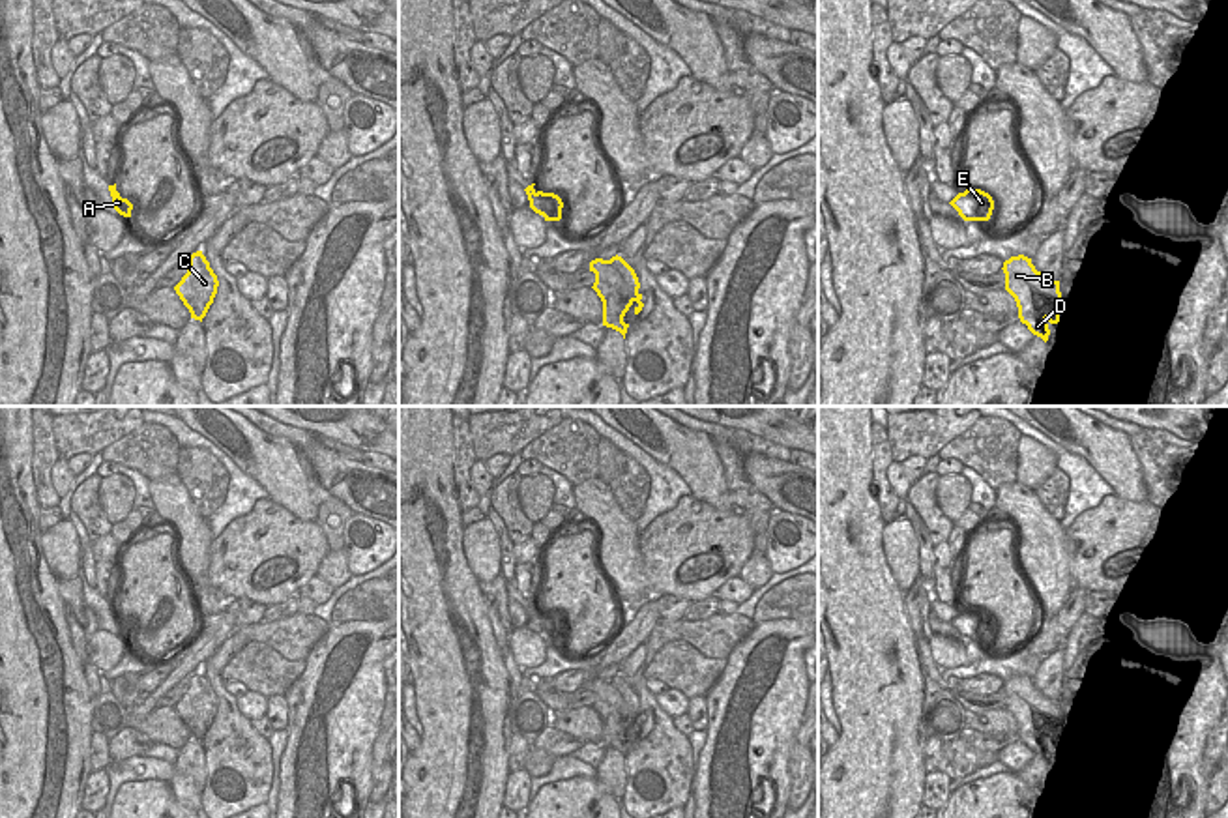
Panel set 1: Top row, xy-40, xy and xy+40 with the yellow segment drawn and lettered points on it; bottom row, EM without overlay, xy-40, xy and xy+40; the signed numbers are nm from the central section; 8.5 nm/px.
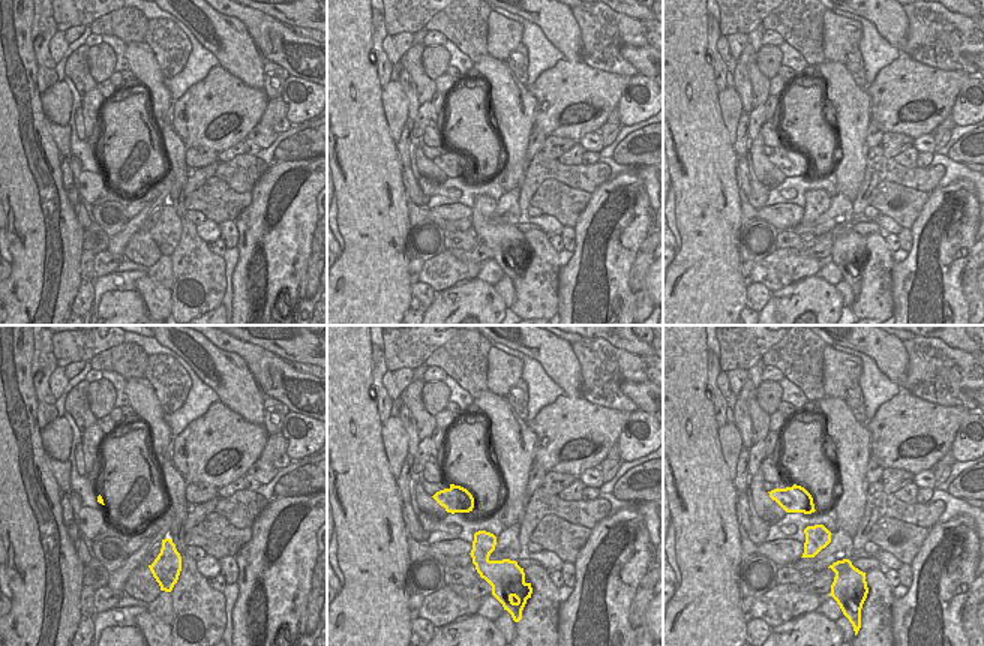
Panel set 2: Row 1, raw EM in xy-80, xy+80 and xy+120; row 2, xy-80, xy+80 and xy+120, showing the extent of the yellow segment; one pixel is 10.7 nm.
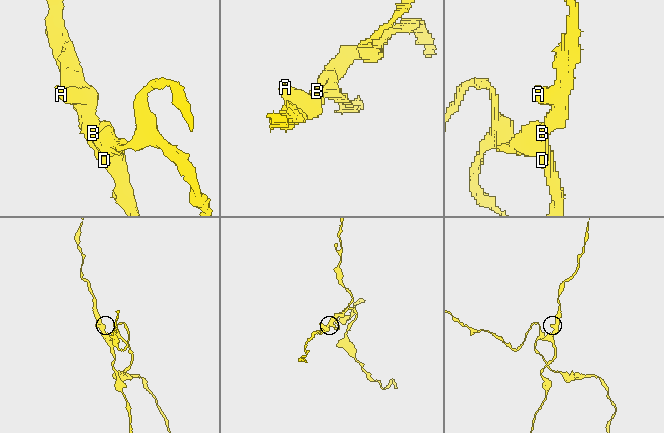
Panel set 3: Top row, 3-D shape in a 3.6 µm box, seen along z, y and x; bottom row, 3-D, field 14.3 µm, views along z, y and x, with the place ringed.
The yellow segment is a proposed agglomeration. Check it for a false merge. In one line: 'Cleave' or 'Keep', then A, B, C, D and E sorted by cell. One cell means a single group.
Cleave. Groups: A B D E / C

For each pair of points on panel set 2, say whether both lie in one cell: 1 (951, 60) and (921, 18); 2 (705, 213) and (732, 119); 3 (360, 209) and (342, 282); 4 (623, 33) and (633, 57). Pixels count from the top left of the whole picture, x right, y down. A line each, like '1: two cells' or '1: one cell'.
1: one cell
2: two cells
3: one cell
4: two cells

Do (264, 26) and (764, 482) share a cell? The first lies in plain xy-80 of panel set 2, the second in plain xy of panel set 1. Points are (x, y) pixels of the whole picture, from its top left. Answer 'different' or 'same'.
same

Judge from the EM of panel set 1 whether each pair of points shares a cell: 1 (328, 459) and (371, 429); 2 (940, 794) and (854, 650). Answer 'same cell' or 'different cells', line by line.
1: different cells
2: different cells

